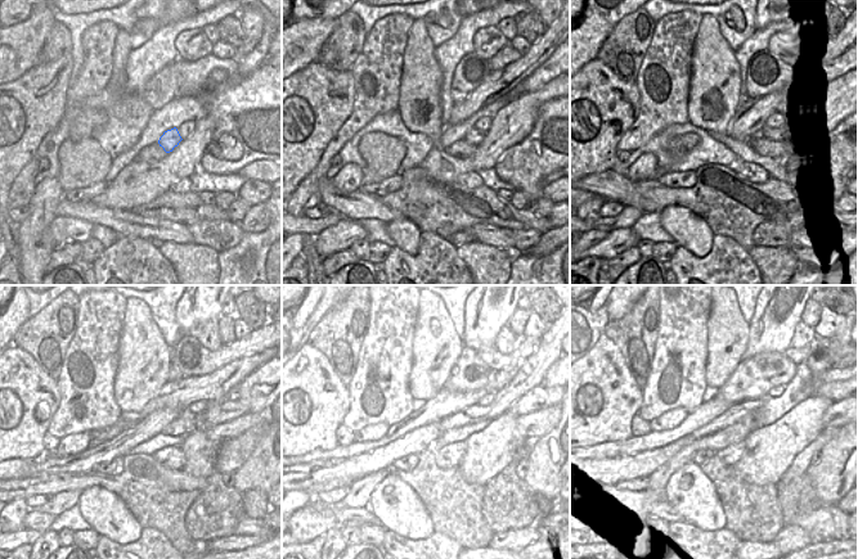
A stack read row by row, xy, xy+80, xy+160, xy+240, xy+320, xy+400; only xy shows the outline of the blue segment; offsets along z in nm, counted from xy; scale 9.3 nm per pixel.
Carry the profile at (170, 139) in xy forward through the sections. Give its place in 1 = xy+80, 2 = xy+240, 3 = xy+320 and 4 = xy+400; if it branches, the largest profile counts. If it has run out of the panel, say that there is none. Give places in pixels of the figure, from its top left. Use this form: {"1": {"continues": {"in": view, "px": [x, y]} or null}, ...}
{"1": {"continues": {"in": "xy+80", "px": [475, 136]}}, "2": {"continues": {"in": "xy+240", "px": [230, 408]}}, "3": {"continues": {"in": "xy+320", "px": [539, 397]}}, "4": {"continues": {"in": "xy+400", "px": [831, 391]}}}

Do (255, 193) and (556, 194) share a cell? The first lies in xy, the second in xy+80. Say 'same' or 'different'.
same

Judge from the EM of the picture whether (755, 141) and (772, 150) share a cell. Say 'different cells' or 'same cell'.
same cell

